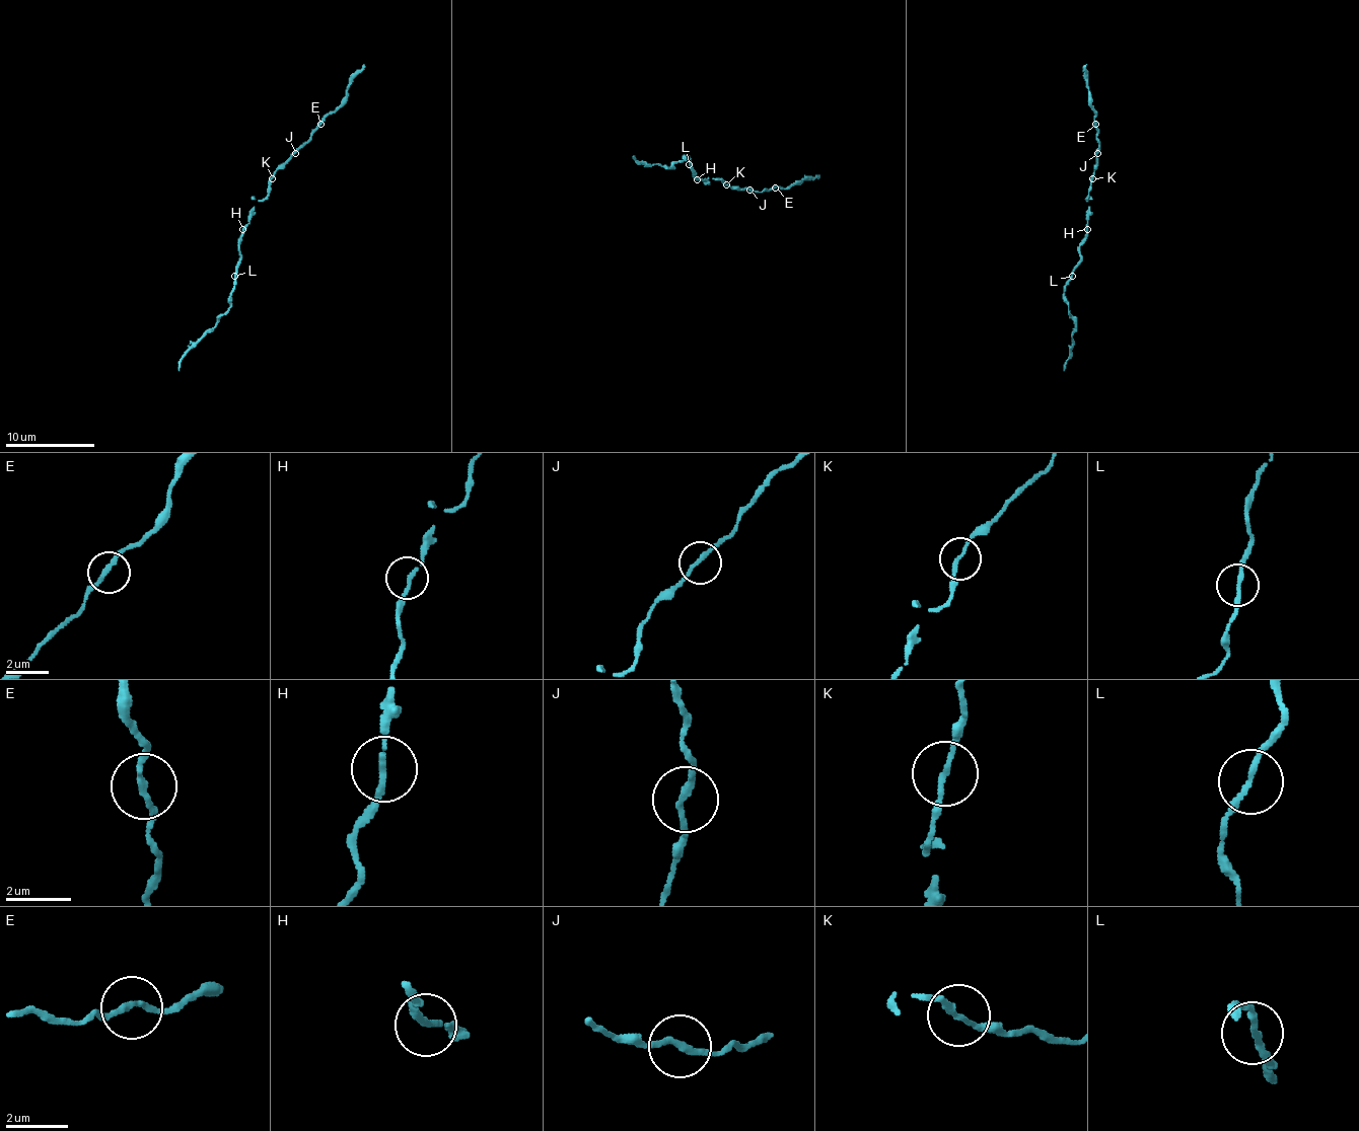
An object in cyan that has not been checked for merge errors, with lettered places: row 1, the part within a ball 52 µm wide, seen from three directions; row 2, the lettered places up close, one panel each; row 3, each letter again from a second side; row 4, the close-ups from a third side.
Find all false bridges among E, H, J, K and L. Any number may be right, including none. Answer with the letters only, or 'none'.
L

